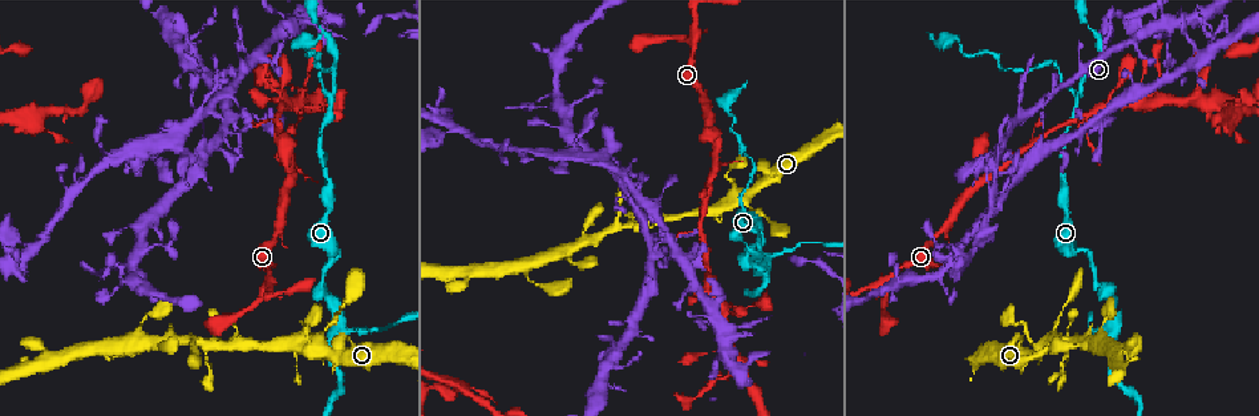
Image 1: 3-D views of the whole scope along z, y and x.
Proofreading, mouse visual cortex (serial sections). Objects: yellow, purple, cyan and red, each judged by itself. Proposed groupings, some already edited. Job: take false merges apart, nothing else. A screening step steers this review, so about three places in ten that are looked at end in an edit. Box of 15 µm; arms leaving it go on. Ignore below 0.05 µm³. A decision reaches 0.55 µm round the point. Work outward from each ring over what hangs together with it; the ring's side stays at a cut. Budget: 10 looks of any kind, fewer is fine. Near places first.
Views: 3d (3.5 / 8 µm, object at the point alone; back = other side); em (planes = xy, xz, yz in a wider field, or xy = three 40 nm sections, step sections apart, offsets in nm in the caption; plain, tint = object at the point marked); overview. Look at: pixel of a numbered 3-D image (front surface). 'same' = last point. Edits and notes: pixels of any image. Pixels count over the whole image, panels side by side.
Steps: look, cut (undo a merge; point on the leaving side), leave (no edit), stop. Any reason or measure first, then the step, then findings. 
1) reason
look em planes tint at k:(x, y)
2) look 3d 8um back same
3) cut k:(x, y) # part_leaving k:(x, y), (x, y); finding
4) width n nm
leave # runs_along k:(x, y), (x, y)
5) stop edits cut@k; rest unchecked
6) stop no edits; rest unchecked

a fork
look 3d 8um back at 1:(758, 232)

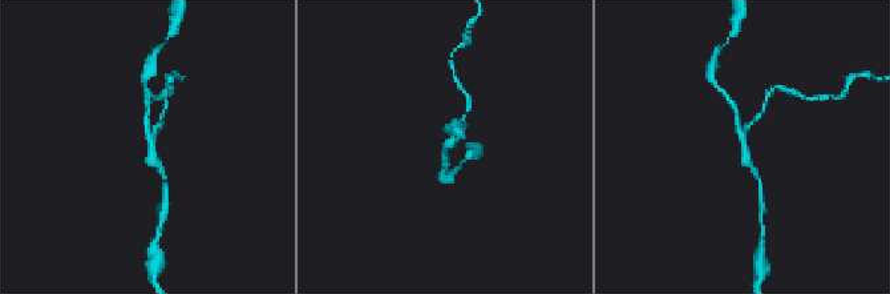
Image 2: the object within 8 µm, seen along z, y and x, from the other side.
look 3d 3.5um at 2:(743, 139)

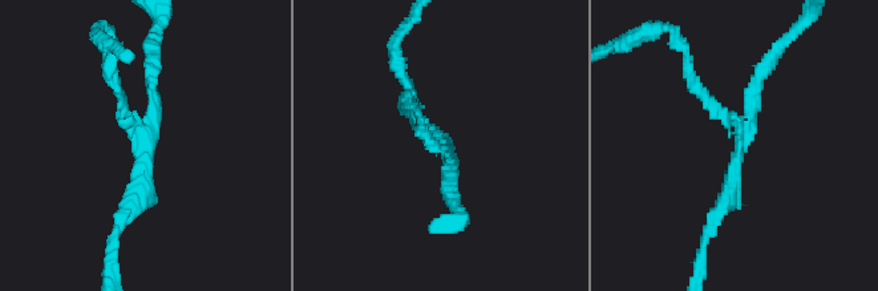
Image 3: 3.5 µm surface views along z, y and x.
arms 3; arm_widths 150, 200, 200 nm
look em xy step 2 tint at 3:(740, 147)

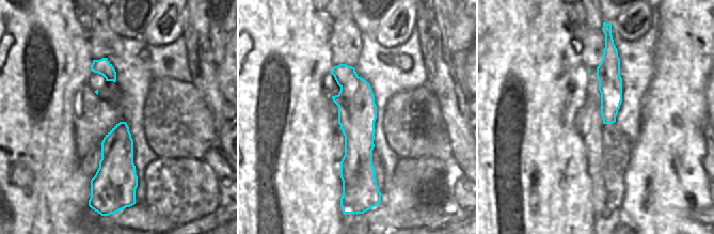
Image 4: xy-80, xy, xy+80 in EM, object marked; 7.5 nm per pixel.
leave # continuous, no second cell

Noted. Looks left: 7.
side arm on a straight run
look 3d 8um at 1:(1082, 115)

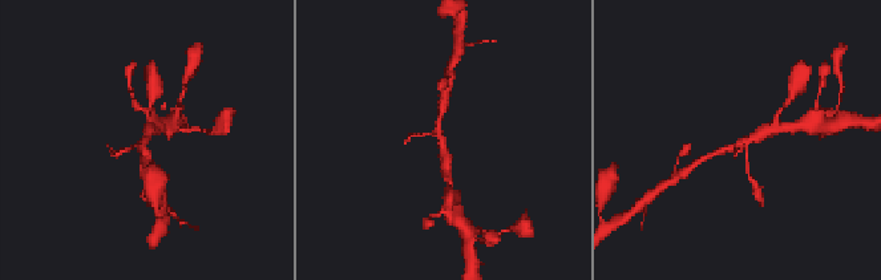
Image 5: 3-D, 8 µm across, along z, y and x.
look em xy step 5 tint at 5:(743, 140)

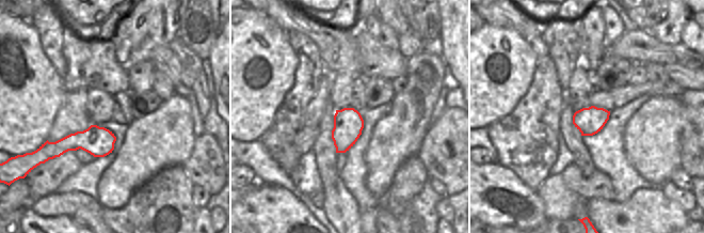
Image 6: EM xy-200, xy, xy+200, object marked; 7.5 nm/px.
leave # runs_along 5:(710, 157), (778, 130); one cell here

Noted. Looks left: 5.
a fork
look 3d 3.5um at 1:(1112, 323)

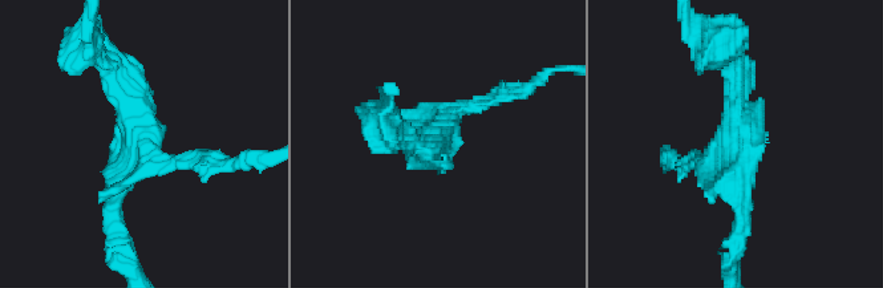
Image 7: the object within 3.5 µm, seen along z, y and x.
need the tissue
look em xy step 3 tint at 7:(137, 142)

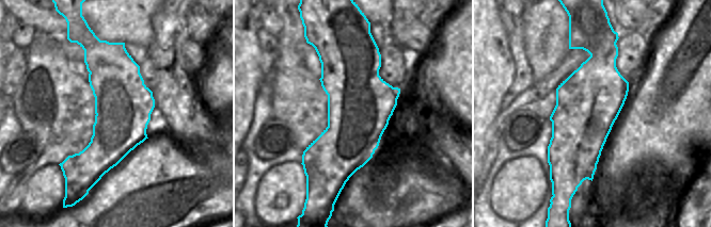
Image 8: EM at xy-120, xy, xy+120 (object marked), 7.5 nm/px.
cut 7:(498, 96) # two cells meet here

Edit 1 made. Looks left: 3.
side arm on a straight run
look 3d 3.5um back at 1:(886, 281)

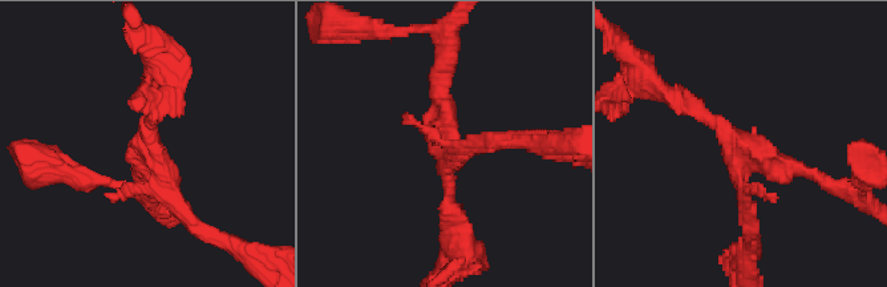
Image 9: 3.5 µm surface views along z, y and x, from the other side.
look em xy step 1 tint at 9:(745, 144)

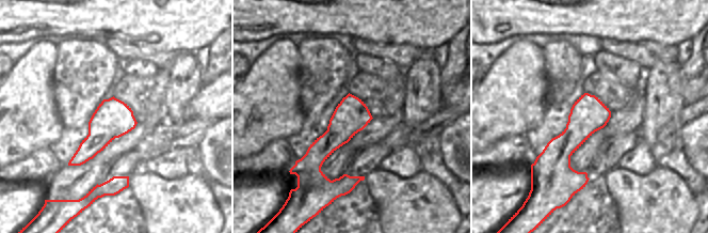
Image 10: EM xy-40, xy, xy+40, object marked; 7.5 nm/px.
leave # one cell here

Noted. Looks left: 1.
stop edits cut@7; rest unchecked

